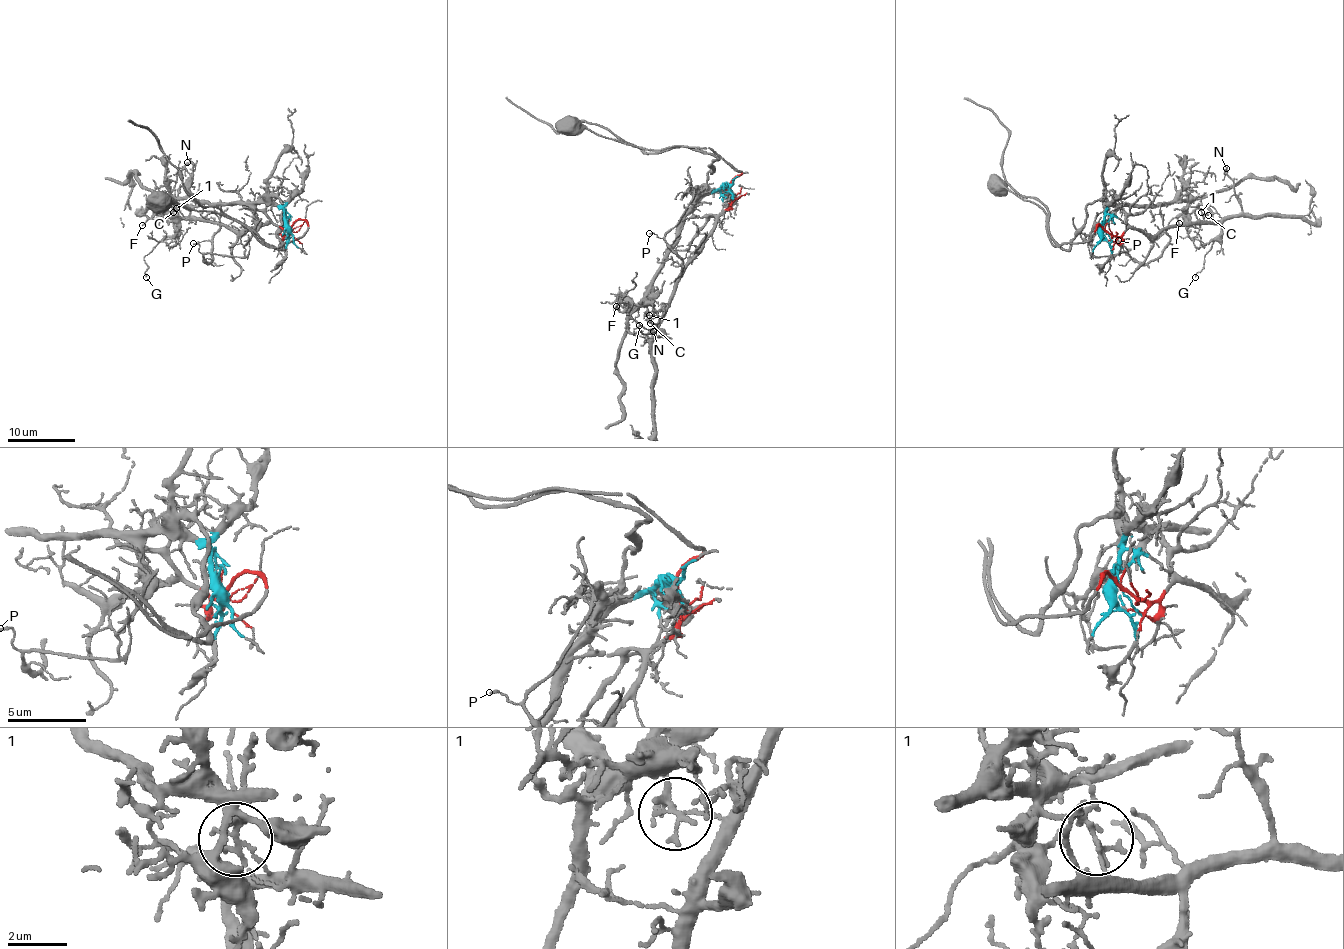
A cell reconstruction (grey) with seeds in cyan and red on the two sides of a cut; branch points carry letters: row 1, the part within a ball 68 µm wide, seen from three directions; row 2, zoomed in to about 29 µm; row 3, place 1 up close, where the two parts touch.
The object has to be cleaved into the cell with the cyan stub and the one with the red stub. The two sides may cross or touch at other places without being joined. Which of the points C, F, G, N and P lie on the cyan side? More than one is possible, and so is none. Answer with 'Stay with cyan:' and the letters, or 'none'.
Stay with cyan: C, F

